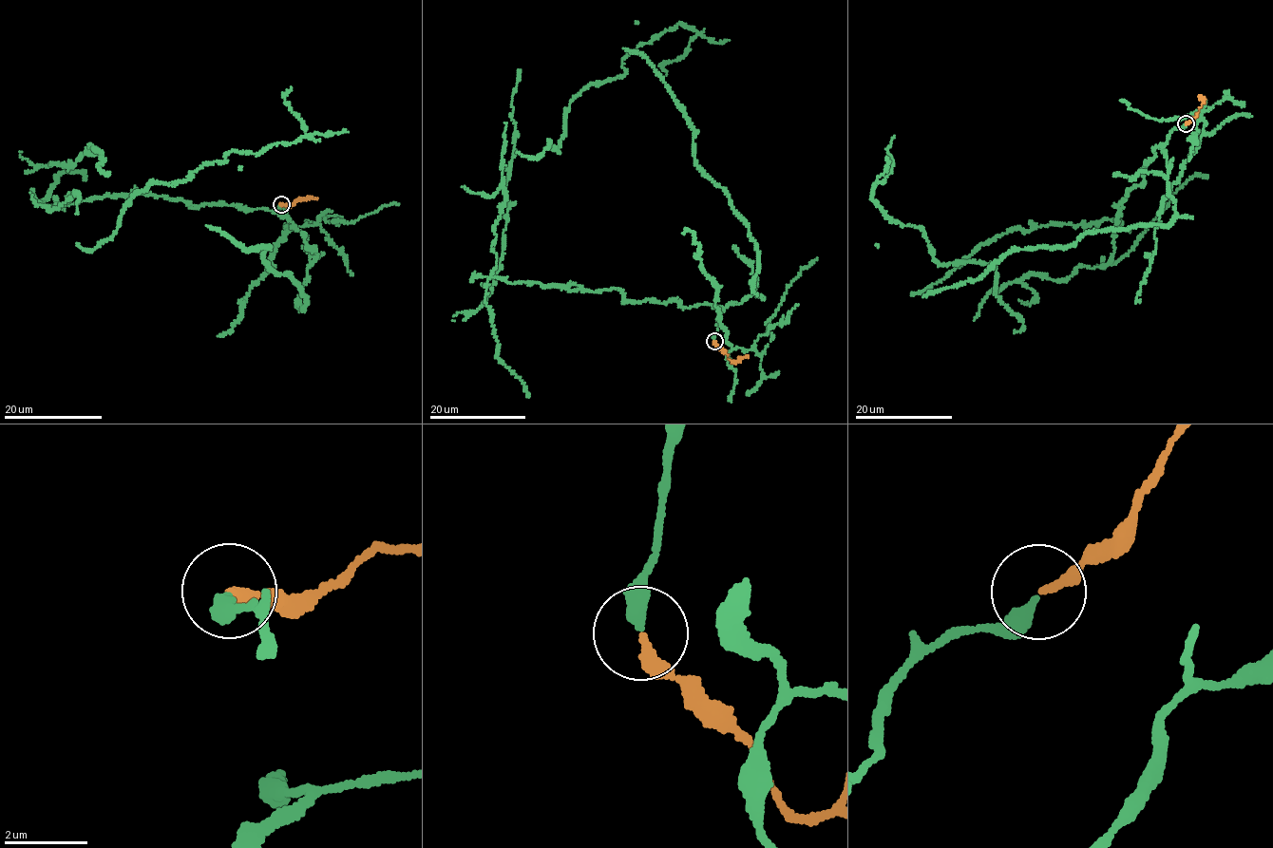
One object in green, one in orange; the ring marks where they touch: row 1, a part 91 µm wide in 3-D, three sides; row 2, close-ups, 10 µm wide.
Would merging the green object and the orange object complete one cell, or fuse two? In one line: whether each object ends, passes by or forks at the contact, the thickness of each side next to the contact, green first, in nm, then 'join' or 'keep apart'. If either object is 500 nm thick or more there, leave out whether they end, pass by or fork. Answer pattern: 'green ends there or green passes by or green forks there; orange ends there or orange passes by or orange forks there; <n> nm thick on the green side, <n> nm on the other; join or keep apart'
green ends there; orange ends there; 360 nm thick on the green side, 260 nm on the other; join

